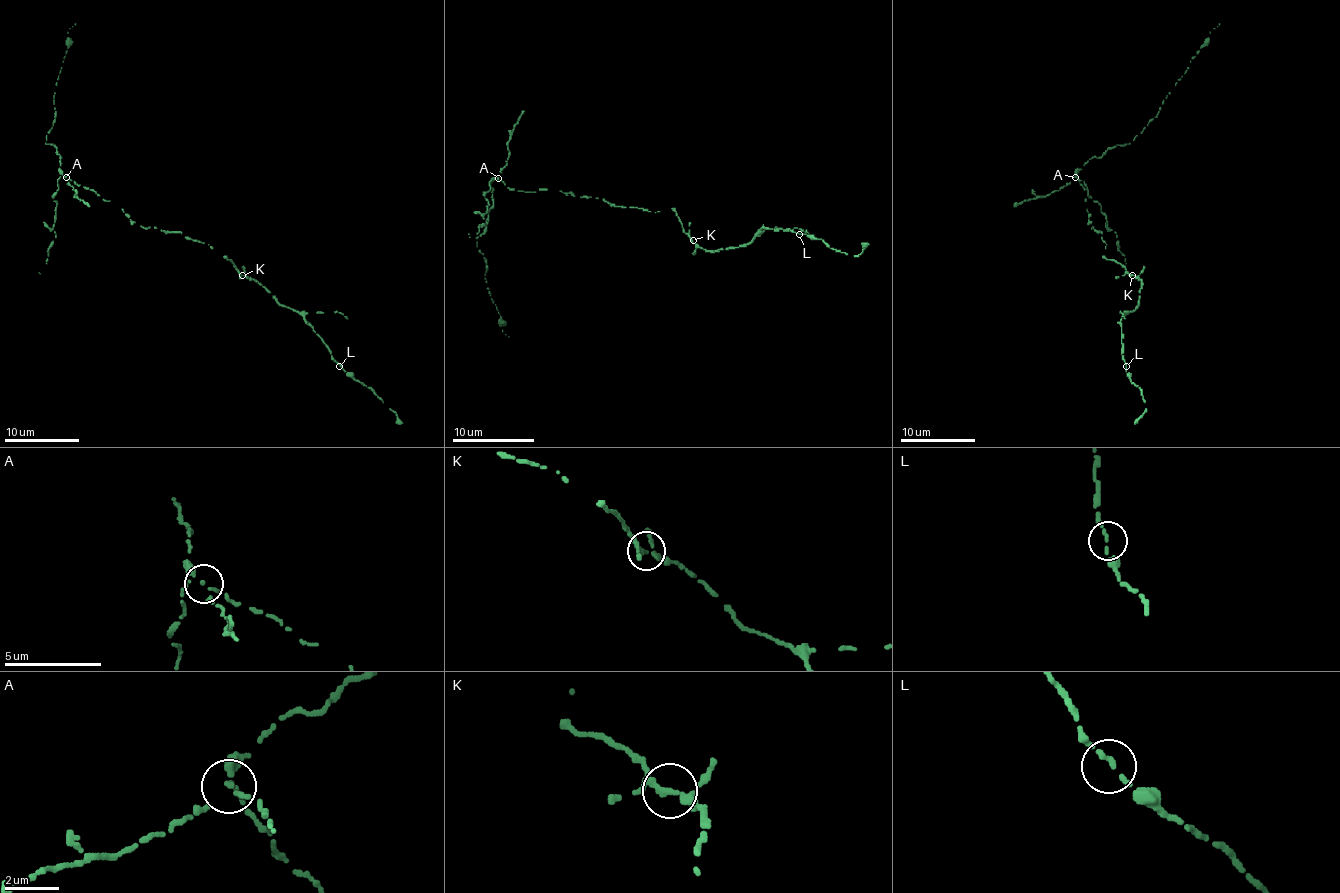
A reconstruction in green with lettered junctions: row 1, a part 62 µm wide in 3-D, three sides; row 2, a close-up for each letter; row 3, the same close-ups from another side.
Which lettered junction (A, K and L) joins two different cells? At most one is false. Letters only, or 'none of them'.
A

